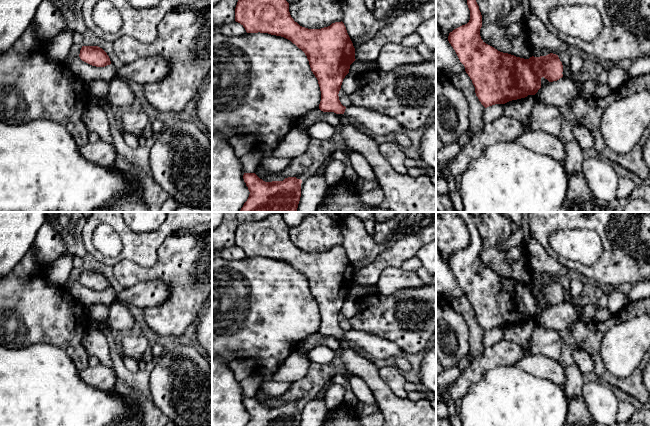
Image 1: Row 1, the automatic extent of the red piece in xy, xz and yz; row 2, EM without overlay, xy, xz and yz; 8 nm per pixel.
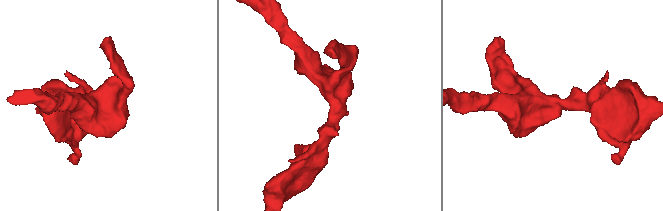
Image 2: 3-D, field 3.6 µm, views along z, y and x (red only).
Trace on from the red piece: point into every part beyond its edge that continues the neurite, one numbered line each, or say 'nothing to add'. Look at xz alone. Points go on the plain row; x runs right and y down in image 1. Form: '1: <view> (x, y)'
1: xz (378, 347)

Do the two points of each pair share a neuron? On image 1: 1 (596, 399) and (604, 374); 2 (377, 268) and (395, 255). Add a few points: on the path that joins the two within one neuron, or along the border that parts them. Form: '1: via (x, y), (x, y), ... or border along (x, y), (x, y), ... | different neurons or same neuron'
1: border along (601, 381), (609, 386) | different neurons
2: via (381, 264), (391, 257) | same neuron

